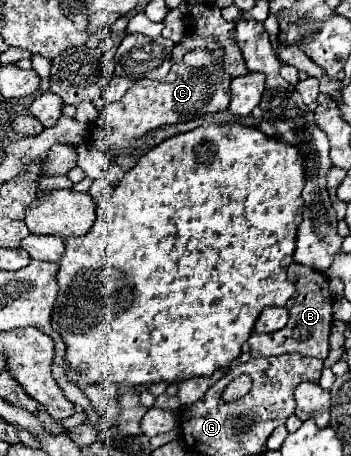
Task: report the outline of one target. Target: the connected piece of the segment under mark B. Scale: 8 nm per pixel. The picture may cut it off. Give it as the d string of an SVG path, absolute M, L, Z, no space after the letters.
M292 263L288 267L288 279L296 285L294 299L288 301L290 319L284 329L276 333L252 333L248 339L250 355L254 358L280 356L284 353L302 353L308 357L326 359L328 357L328 335L332 327L332 297L328 289L328 281L324 275L300 265Z

